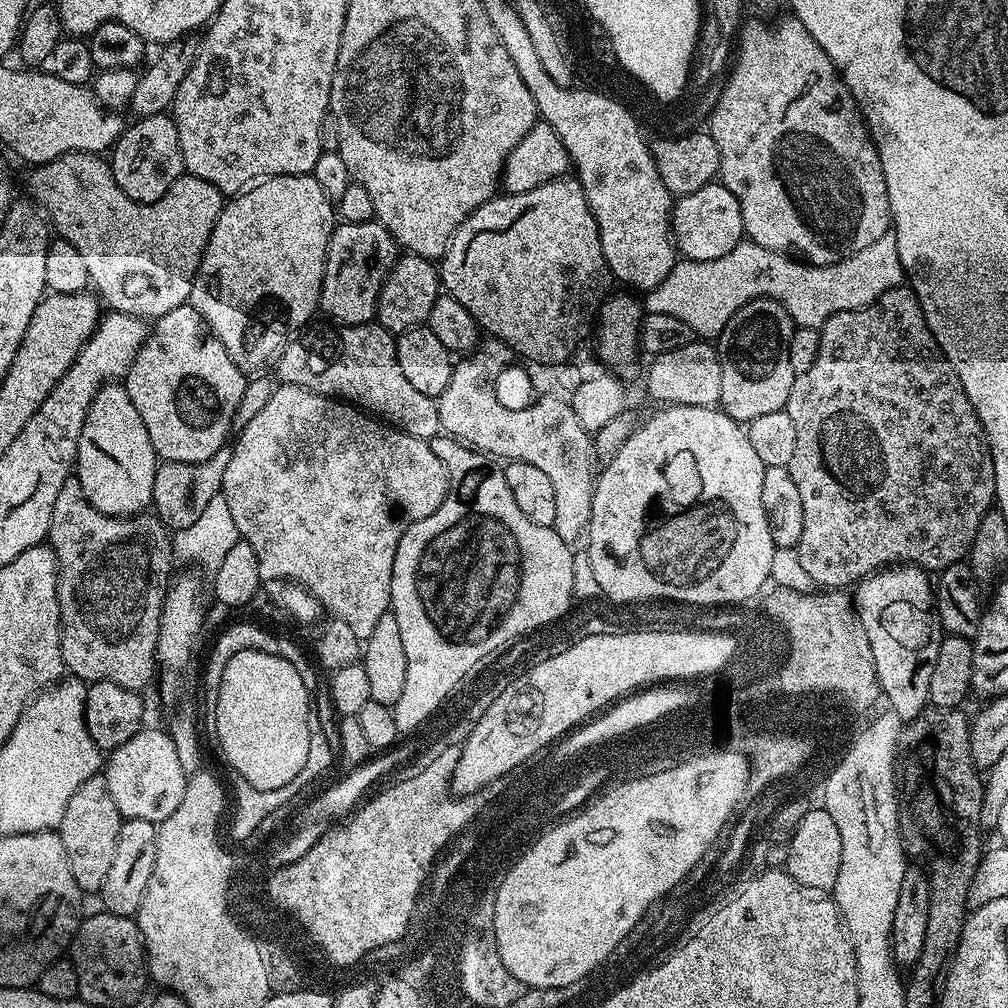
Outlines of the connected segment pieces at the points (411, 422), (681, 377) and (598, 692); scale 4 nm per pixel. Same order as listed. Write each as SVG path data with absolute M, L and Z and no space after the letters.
M378 322L328 327L332 328L309 327L289 340L280 358L279 379L354 404L401 432L431 441L441 431L436 400L421 394L402 374L396 357L396 336Z
M693 342L686 346L678 346L678 350L670 350L661 356L651 357L652 365L648 368L648 392L654 399L660 400L661 405L685 404L686 406L706 406L707 408L719 405L722 394L722 366L720 353L708 342Z
M641 630L636 633L624 631L621 635L584 634L577 644L572 644L569 648L538 661L536 668L526 669L521 676L516 674L511 677L502 694L491 703L490 708L482 714L482 718L479 718L463 741L458 762L450 772L452 782L455 788L461 791L459 793L476 792L490 782L502 778L502 774L514 770L514 766L526 762L530 754L538 754L543 748L555 744L569 732L581 727L589 718L595 717L601 710L607 709L621 698L645 686L711 677L711 672L716 672L731 662L732 655L736 652L736 645L738 645L737 638L727 631Z

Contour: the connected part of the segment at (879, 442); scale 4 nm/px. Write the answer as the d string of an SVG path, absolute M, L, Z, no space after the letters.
M911 287L892 288L864 308L834 314L825 324L820 325L819 330L818 358L814 358L814 366L810 366L806 374L797 376L794 386L790 386L786 409L790 419L794 421L795 431L794 458L790 458L787 470L790 478L794 478L794 486L798 486L798 494L802 497L803 530L795 546L801 567L805 568L813 585L840 590L887 567L915 566L925 570L939 570L961 563L972 551L978 522L982 522L996 499L994 462L988 452L988 441L984 439L978 414L974 414L974 406L970 406L970 398L966 398L966 390L962 390L962 382L958 382L954 366L950 366L946 354L942 354L918 298Z

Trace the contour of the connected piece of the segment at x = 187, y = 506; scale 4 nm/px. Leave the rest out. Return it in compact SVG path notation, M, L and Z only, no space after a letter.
M225 446L219 448L206 462L165 460L157 463L151 507L169 530L177 533L190 526L202 515L202 510L210 503L210 498L221 495L222 474L226 474L231 453L231 447Z

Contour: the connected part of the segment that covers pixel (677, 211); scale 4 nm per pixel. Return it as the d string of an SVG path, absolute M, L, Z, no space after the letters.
M719 182L702 186L702 190L694 190L694 194L675 197L672 205L672 238L677 253L686 260L710 262L714 258L722 258L722 254L730 254L730 250L745 239L738 198L734 198L734 194L730 194L730 190Z

